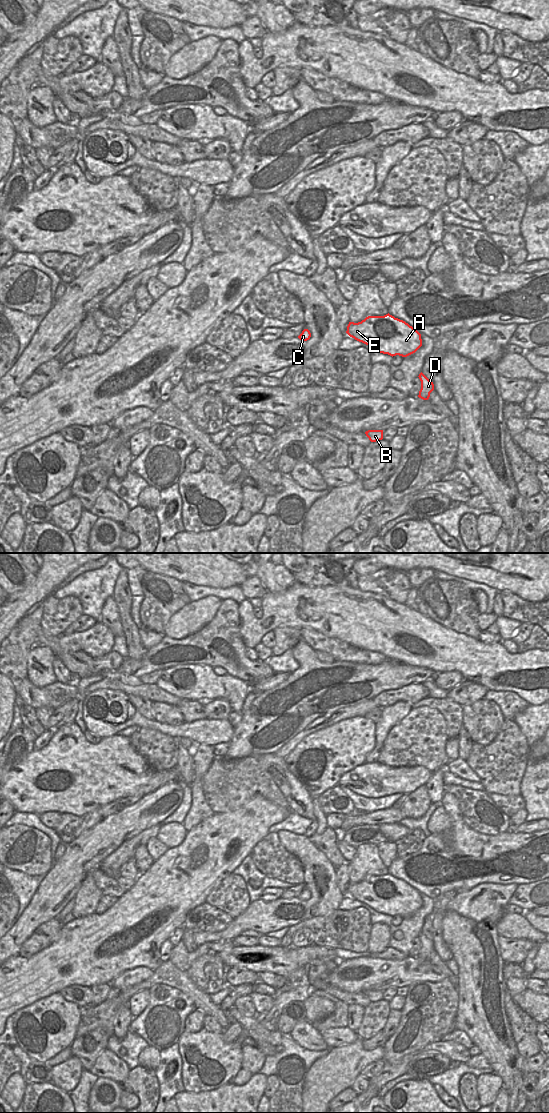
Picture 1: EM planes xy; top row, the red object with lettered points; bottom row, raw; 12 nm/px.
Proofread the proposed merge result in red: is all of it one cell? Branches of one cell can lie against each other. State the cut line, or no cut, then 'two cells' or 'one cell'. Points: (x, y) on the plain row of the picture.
cut none; one cell

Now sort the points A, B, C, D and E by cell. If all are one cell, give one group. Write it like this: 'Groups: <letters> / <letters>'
Groups: A B C D E.

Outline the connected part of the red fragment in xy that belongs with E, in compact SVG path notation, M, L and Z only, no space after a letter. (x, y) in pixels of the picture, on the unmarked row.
M389 873L368 876L358 883L349 882L346 893L378 913L407 917L422 906L421 894Z

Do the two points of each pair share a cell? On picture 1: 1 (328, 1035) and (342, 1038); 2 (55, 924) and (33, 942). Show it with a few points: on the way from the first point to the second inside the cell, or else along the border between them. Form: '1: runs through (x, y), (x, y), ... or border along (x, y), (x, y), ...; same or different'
1: runs through (331, 1036), (339, 1037); same
2: runs through (50, 931), (48, 937), (40, 939); same

